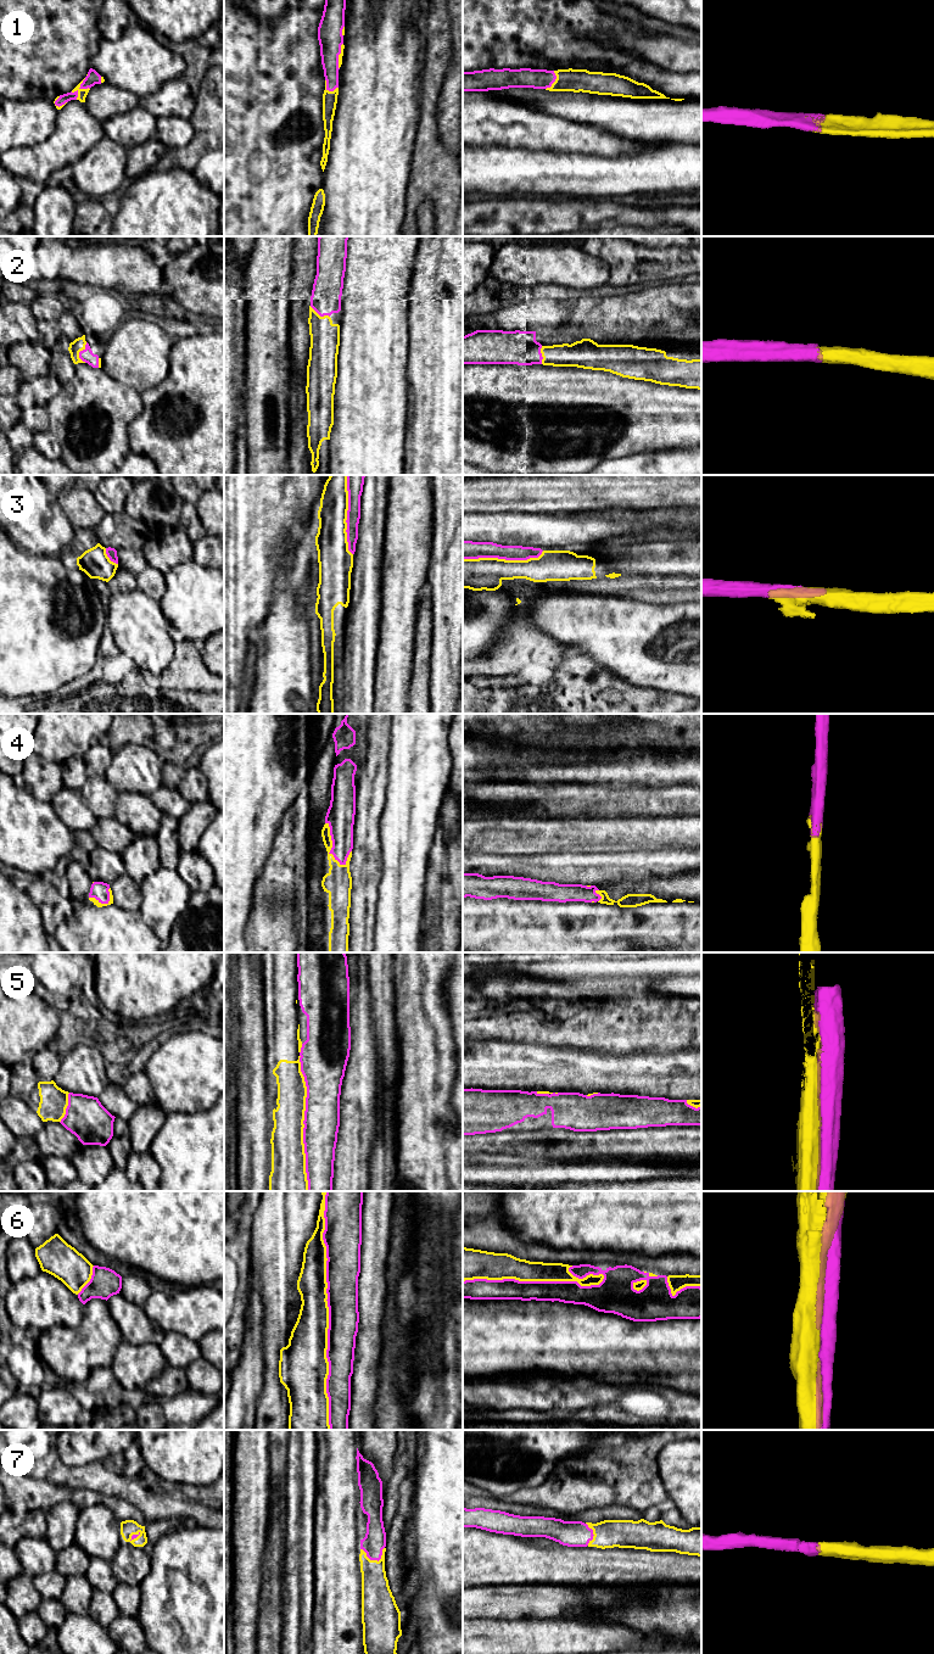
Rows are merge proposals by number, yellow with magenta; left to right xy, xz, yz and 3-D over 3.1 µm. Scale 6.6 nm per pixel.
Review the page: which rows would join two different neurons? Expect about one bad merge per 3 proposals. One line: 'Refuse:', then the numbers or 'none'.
Refuse: 5, 6

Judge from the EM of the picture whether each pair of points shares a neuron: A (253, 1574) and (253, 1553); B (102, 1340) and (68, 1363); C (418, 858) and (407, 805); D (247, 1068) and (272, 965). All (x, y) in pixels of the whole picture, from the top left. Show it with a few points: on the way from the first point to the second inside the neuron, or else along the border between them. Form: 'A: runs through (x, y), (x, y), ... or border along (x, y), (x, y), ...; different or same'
A: runs through (253, 1569), (253, 1558); same
B: runs through (94, 1342), (77, 1354); same
C: runs through (407, 844), (407, 819); same
D: border along (261, 971), (266, 1027); different

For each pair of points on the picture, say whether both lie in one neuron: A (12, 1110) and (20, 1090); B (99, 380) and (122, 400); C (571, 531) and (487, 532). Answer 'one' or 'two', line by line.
A: two
B: one
C: one

